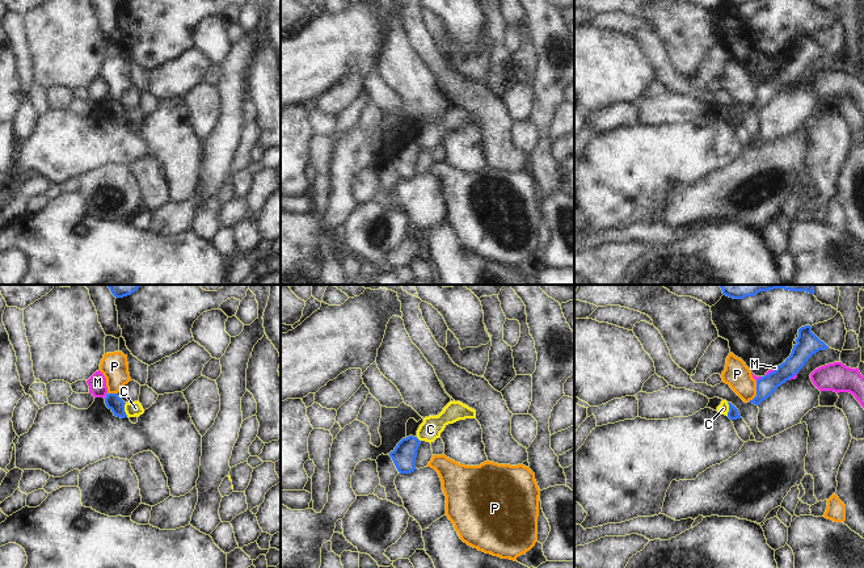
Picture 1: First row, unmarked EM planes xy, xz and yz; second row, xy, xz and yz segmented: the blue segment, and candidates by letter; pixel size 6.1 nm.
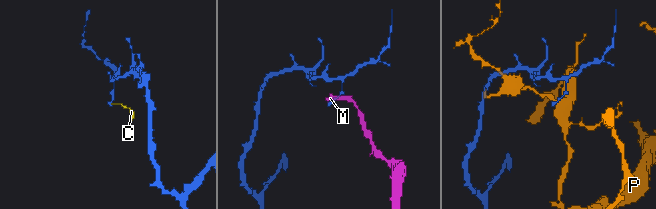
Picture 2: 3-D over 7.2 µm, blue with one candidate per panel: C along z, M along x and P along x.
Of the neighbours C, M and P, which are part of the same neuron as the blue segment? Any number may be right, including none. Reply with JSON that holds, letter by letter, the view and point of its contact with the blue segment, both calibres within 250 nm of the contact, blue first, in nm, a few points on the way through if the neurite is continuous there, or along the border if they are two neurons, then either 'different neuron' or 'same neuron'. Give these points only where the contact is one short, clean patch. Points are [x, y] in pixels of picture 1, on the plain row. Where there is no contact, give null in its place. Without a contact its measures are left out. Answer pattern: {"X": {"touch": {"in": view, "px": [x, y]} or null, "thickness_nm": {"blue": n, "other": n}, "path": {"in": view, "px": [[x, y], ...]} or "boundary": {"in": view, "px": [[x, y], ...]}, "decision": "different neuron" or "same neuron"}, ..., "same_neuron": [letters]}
{"C": {"touch": {"in": "xy", "px": [123, 116]}, "thickness_nm": {"blue": 100, "other": 90}, "boundary": {"in": "xy", "px": [[125, 109], [125, 120], [127, 122]]}, "decision": "different neuron"}, "M": {"touch": {"in": "yz", "px": [772, 78]}, "thickness_nm": {"blue": 120, "other": 20}, "decision": "different neuron"}, "P": {"touch": {"in": "yz", "px": [757, 99]}, "thickness_nm": {"blue": 120, "other": 160}, "decision": "different neuron"}, "same_neuron": []}

